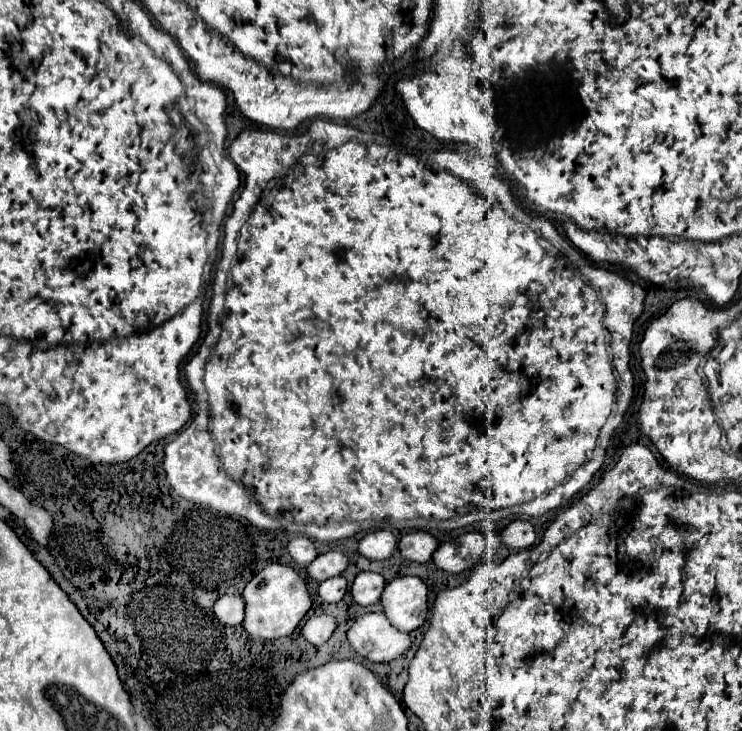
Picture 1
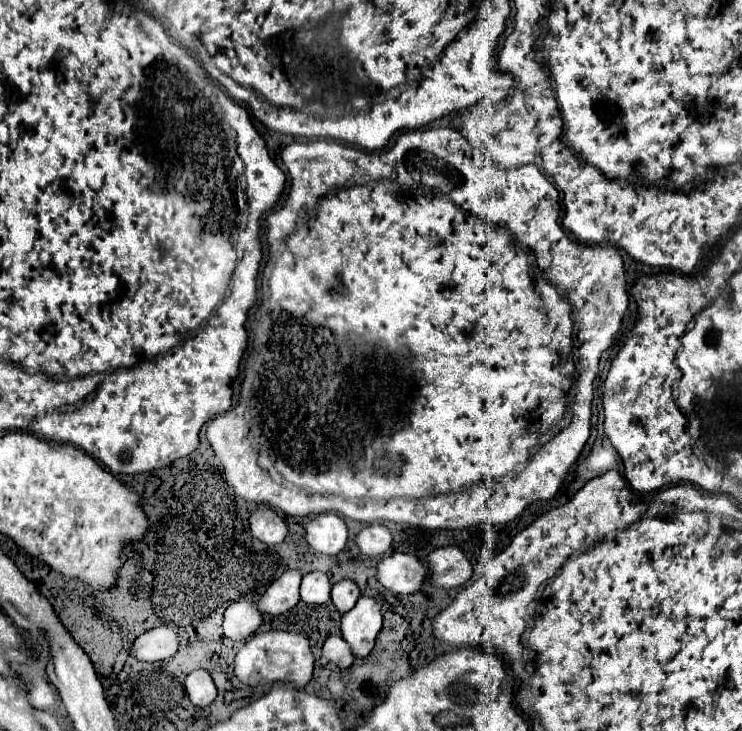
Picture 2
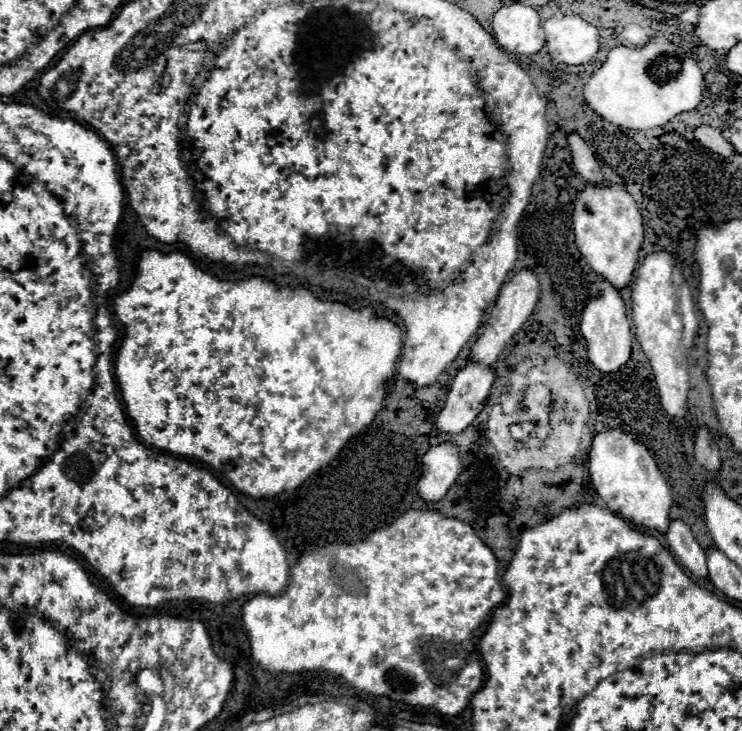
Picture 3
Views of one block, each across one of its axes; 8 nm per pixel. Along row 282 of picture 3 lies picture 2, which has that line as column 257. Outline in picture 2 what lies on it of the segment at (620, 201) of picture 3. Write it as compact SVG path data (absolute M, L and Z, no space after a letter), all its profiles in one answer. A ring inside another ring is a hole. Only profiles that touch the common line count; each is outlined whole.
M234 602L224 612L224 636L230 640L248 640L262 624L262 614L250 602Z

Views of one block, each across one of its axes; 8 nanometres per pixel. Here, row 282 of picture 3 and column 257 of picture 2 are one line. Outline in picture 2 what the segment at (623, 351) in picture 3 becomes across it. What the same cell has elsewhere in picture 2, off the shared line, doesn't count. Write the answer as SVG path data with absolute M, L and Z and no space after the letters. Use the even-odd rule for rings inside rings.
M298 570L284 572L276 582L268 586L264 596L256 602L256 608L262 614L270 614L270 616L280 616L288 612L300 600L300 592L298 592L300 580L302 580L302 574Z

